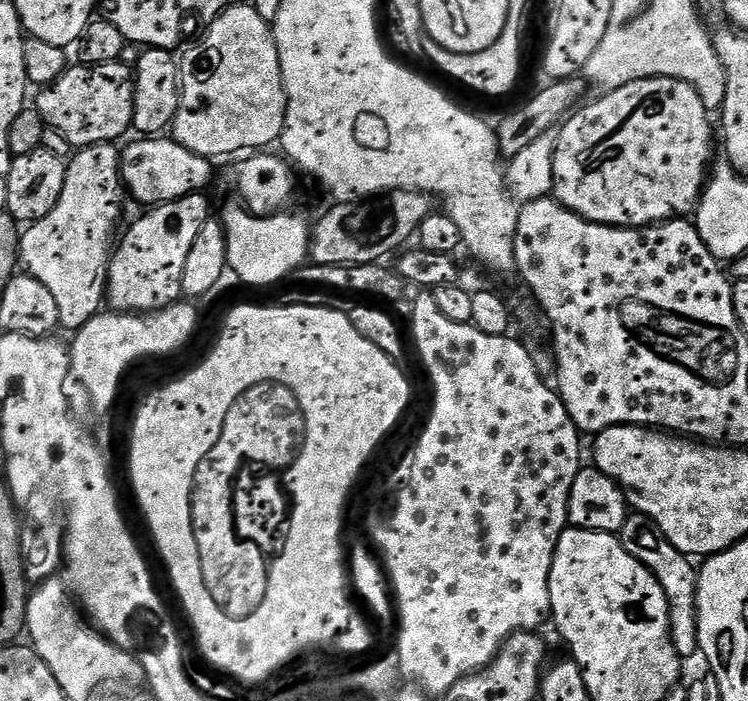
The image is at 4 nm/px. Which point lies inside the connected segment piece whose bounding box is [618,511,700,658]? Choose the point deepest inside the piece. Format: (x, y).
(641, 538)

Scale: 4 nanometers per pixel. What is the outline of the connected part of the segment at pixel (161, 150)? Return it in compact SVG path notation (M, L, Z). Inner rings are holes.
M166 136L140 138L140 141L134 142L128 148L123 149L121 153L121 176L131 197L133 194L140 203L144 204L143 206L155 206L188 196L191 192L205 191L212 178L211 164L213 163L207 157L186 150L175 139Z

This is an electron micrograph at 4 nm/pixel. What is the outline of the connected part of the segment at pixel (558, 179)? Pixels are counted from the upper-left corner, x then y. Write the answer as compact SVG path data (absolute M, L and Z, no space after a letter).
M655 76L645 80L635 80L626 86L615 88L613 92L605 92L599 98L601 100L596 100L593 104L585 103L579 110L573 111L559 129L554 150L554 182L552 183L554 199L590 222L609 224L615 228L647 228L649 224L663 224L665 220L687 217L700 199L700 193L703 192L710 175L710 165L713 163L714 120L713 117L712 120L708 117L711 116L710 110L702 102L698 90L694 90L694 86L690 86L685 80Z

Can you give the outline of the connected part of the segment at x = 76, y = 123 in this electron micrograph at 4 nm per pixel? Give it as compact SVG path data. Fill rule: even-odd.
M117 62L115 64L78 64L67 68L53 84L41 87L39 89L40 97L36 100L36 108L40 111L40 116L45 121L43 122L47 127L53 128L58 134L64 135L72 144L73 149L79 150L81 148L89 148L95 144L111 144L119 141L119 136L124 136L130 132L132 128L132 119L134 118L134 94L136 93L136 82L134 79L134 72L131 67L128 68L124 62Z

